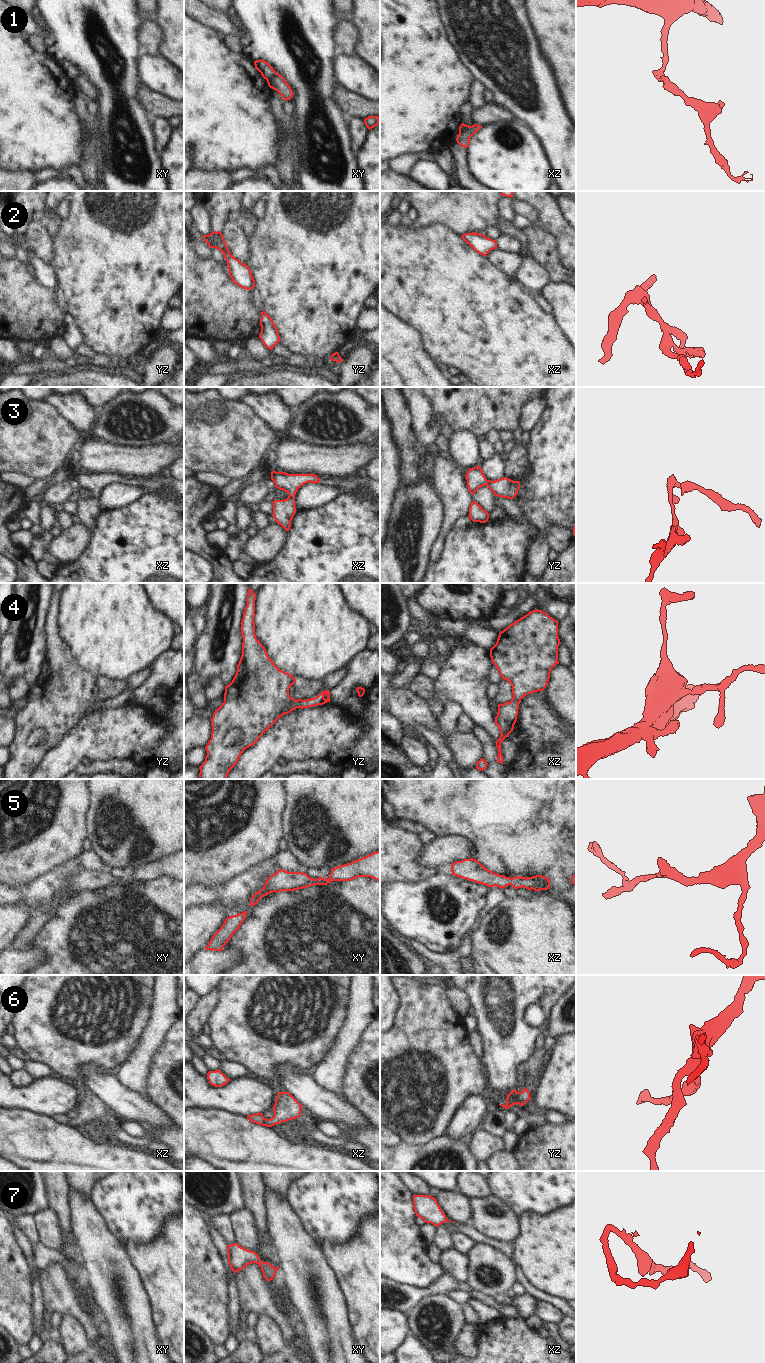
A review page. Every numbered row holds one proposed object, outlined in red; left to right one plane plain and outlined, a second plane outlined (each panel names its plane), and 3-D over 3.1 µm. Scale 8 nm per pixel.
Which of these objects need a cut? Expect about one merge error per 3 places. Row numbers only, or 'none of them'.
1

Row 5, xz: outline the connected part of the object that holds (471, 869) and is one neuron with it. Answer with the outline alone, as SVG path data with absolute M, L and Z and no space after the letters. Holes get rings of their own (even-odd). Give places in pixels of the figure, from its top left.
M470 858L462 861L456 861L451 864L452 875L473 881L488 887L497 886L501 889L511 885L515 889L526 888L528 890L547 890L550 887L549 878L536 875L532 877L519 877L513 878L499 875L486 869L478 860Z

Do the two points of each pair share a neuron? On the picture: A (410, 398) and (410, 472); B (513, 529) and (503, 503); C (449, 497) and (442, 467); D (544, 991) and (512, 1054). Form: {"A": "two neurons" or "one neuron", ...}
{"A": "two neurons", "B": "two neurons", "C": "one neuron", "D": "one neuron"}

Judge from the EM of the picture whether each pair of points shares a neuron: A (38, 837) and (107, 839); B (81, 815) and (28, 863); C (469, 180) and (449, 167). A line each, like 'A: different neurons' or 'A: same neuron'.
A: different neurons
B: same neuron
C: different neurons

